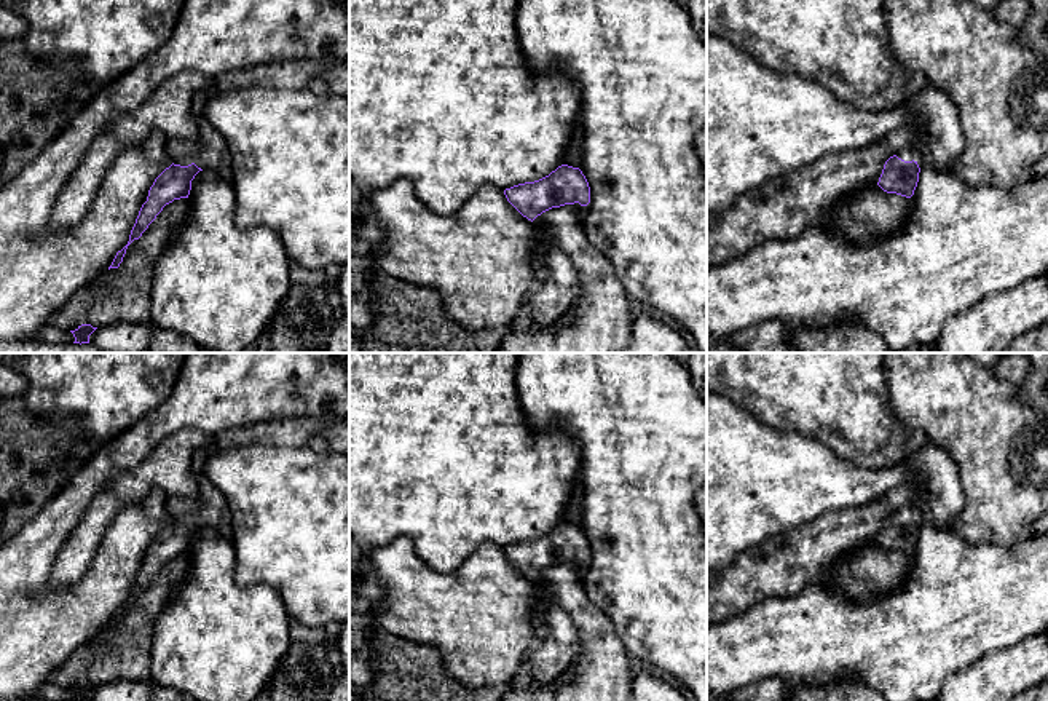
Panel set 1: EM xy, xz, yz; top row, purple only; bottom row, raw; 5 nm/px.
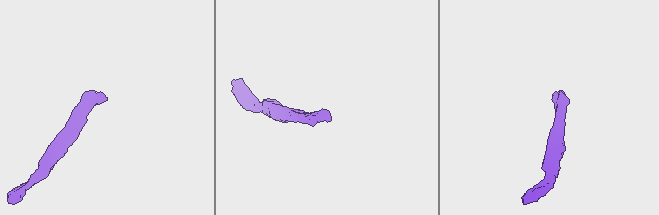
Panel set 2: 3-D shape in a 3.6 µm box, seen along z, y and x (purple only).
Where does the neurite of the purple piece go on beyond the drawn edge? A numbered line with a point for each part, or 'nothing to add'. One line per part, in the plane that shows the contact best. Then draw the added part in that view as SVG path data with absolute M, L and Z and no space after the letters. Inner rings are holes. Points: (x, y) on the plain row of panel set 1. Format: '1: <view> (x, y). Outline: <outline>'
1: xy (208, 508). Outline: M314 417L265 418L215 434L209 449L193 453L191 468L198 479L198 493L195 497L167 497L166 509L174 522L188 524L195 521L198 525L209 527L230 538L233 524L227 498L204 476L207 457L214 450L255 444L305 447L313 436L322 434L335 422L338 420Z

